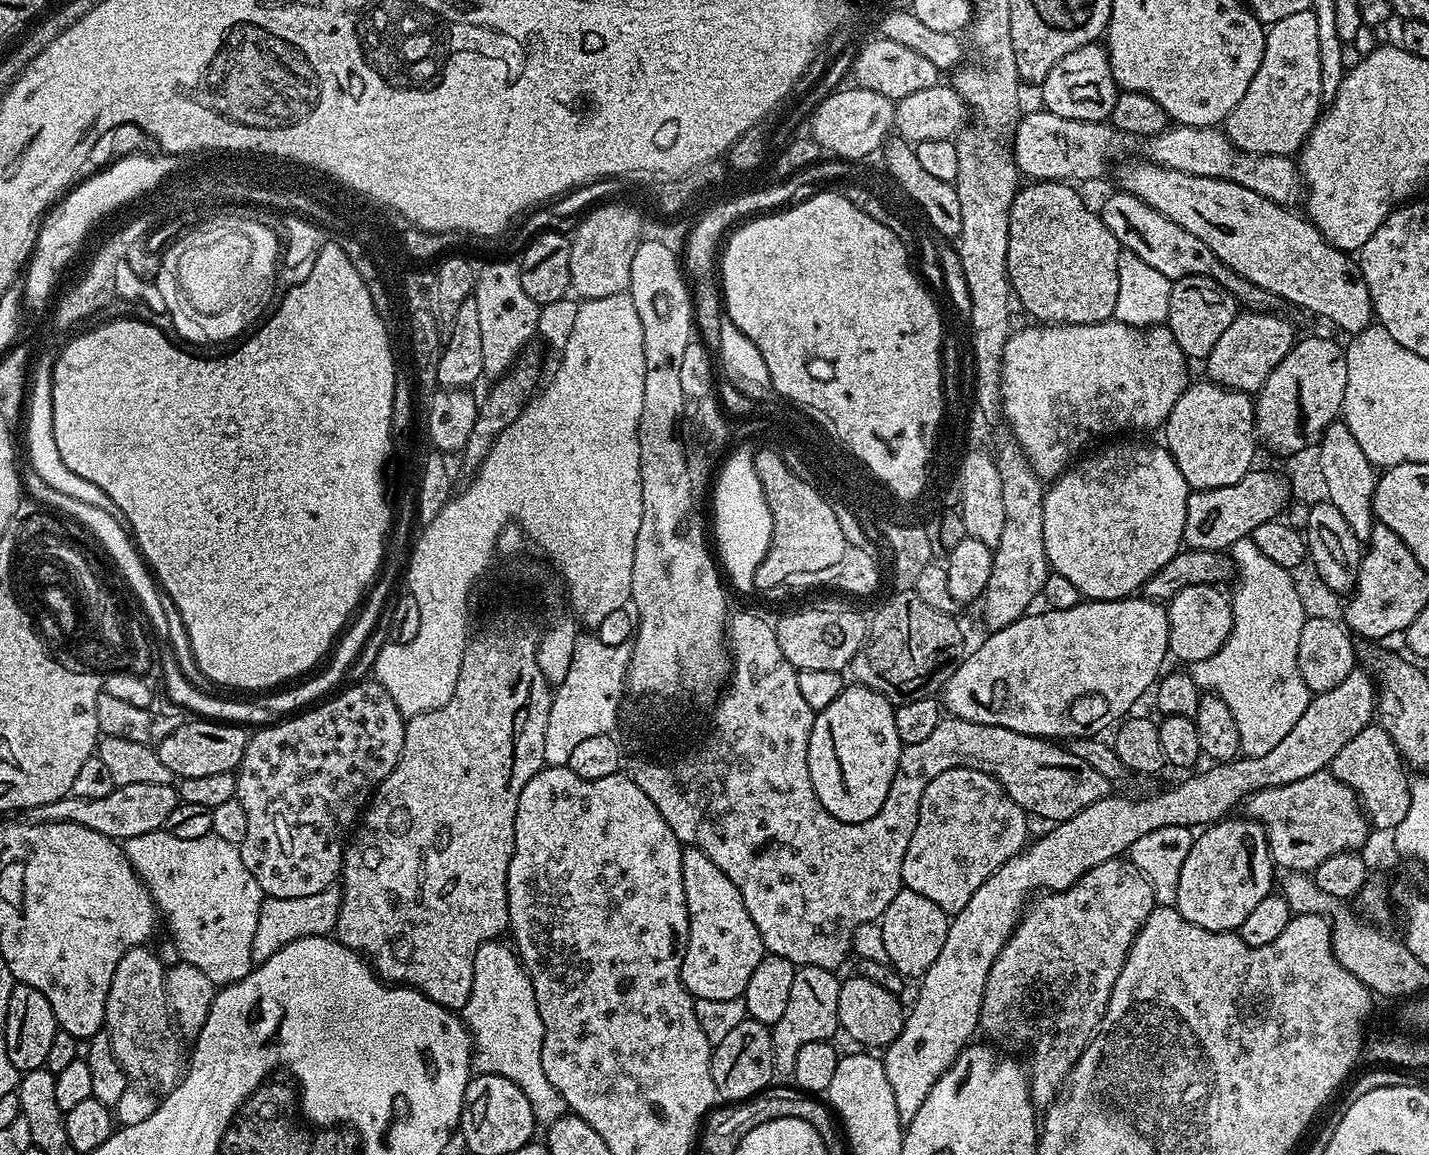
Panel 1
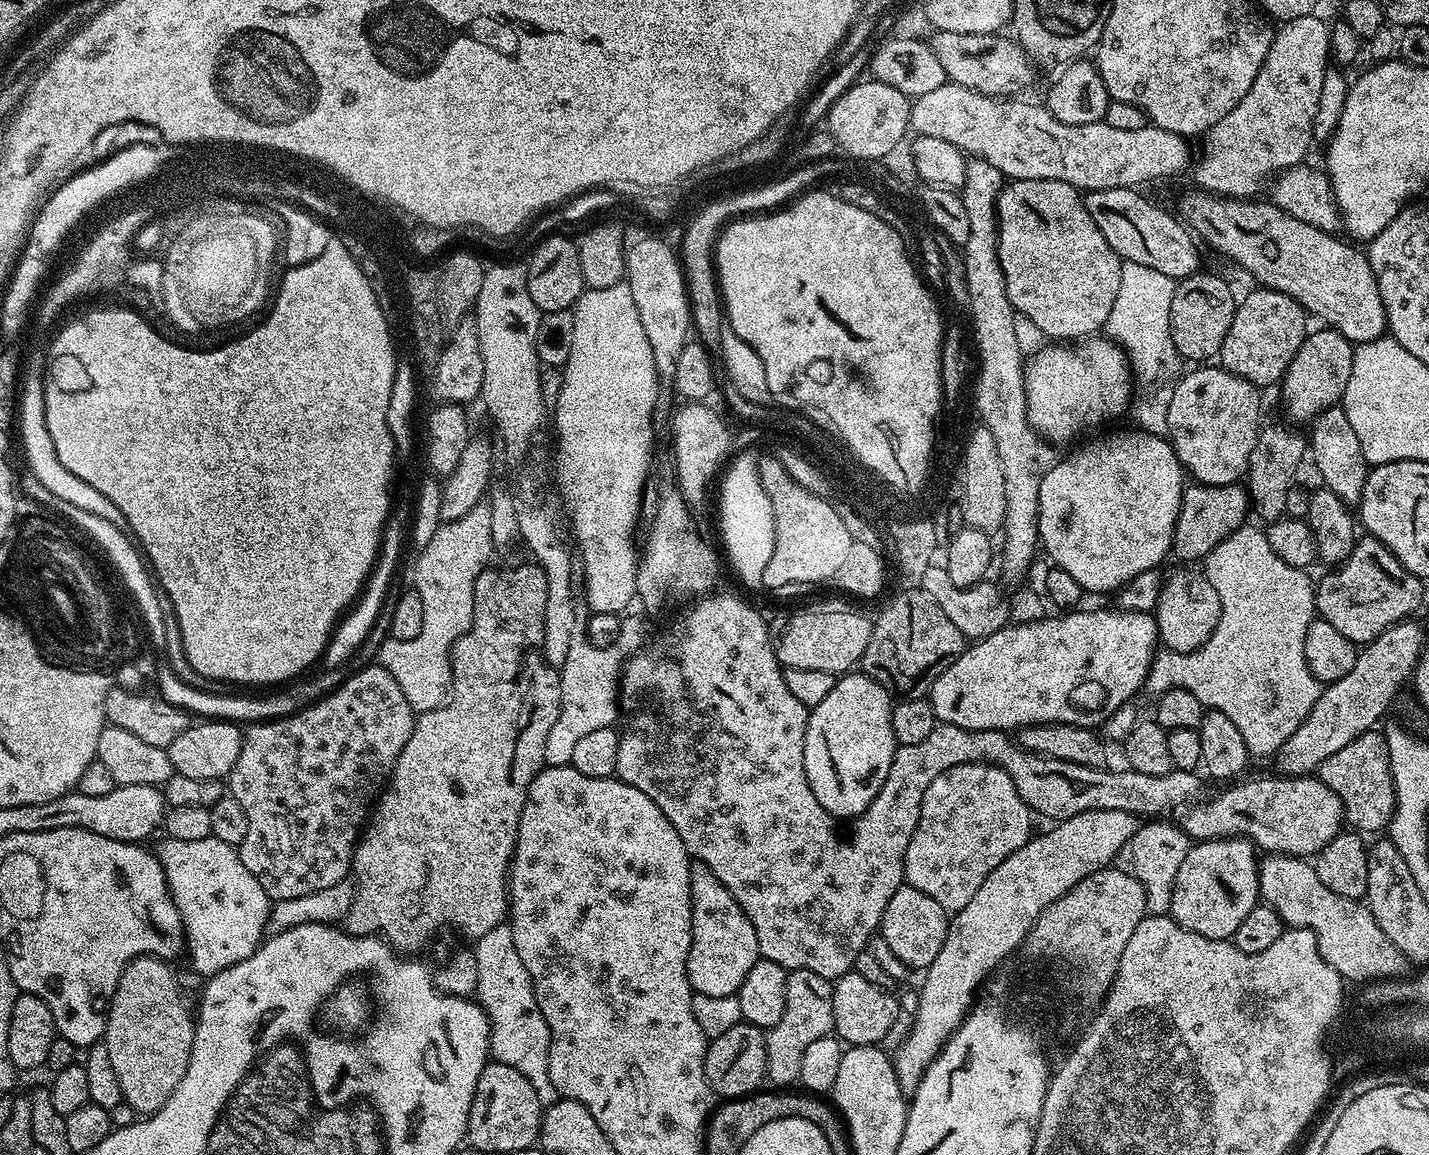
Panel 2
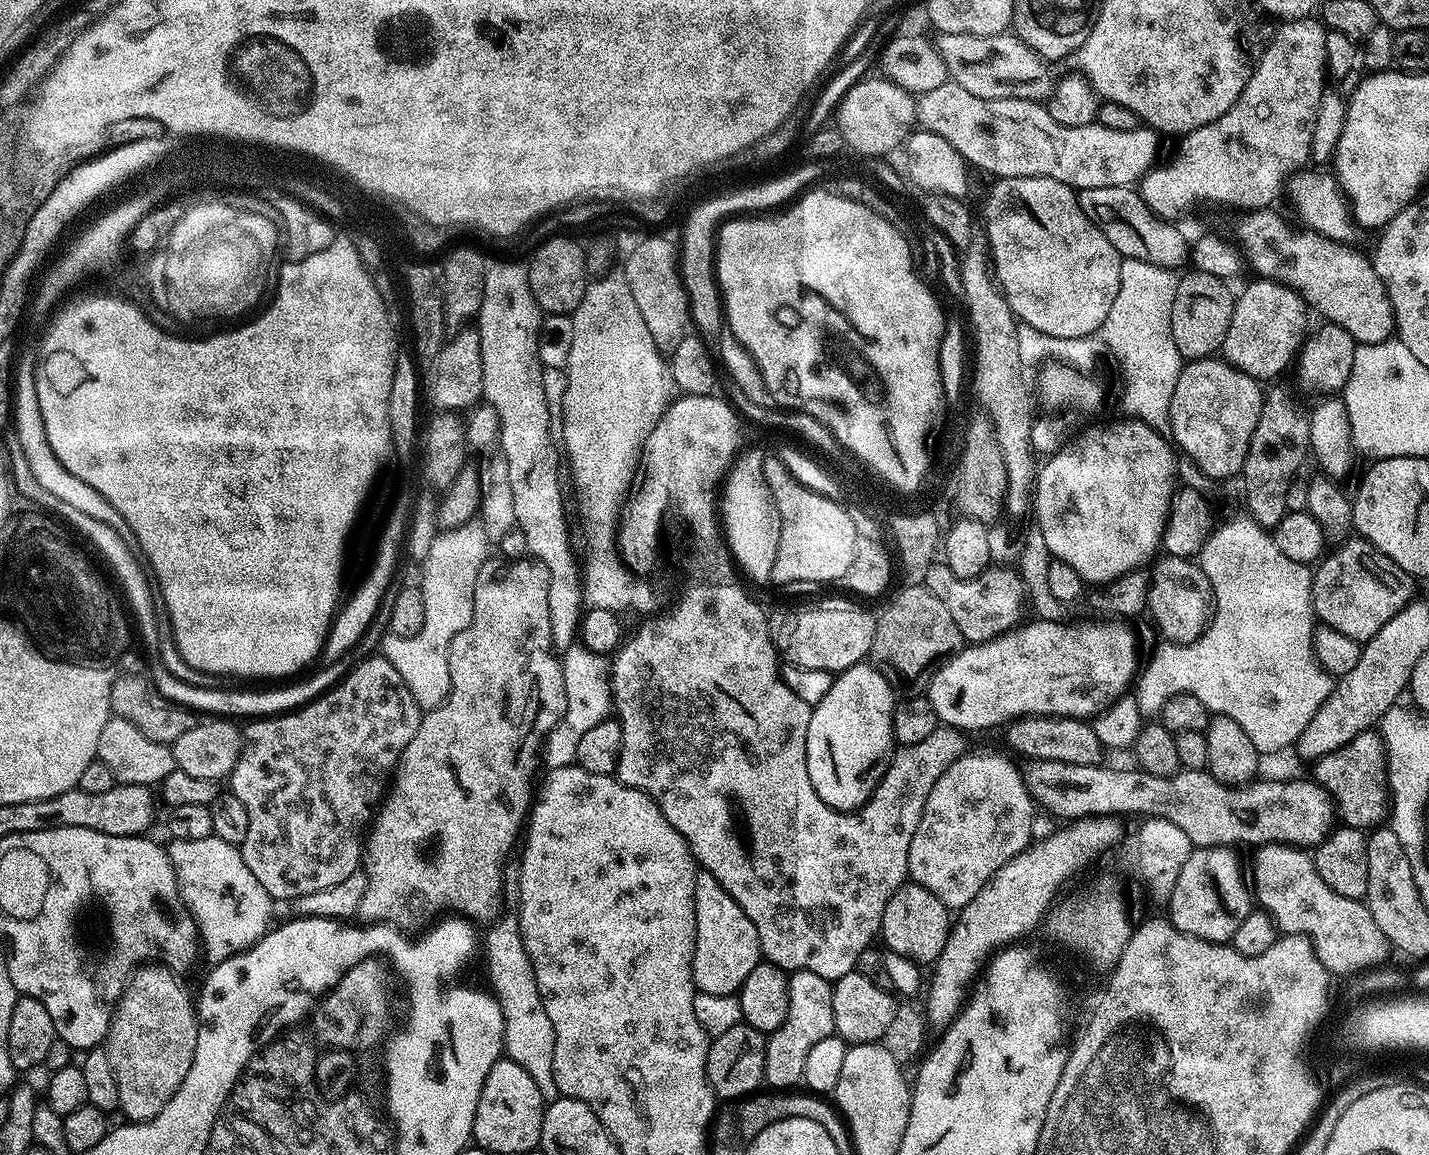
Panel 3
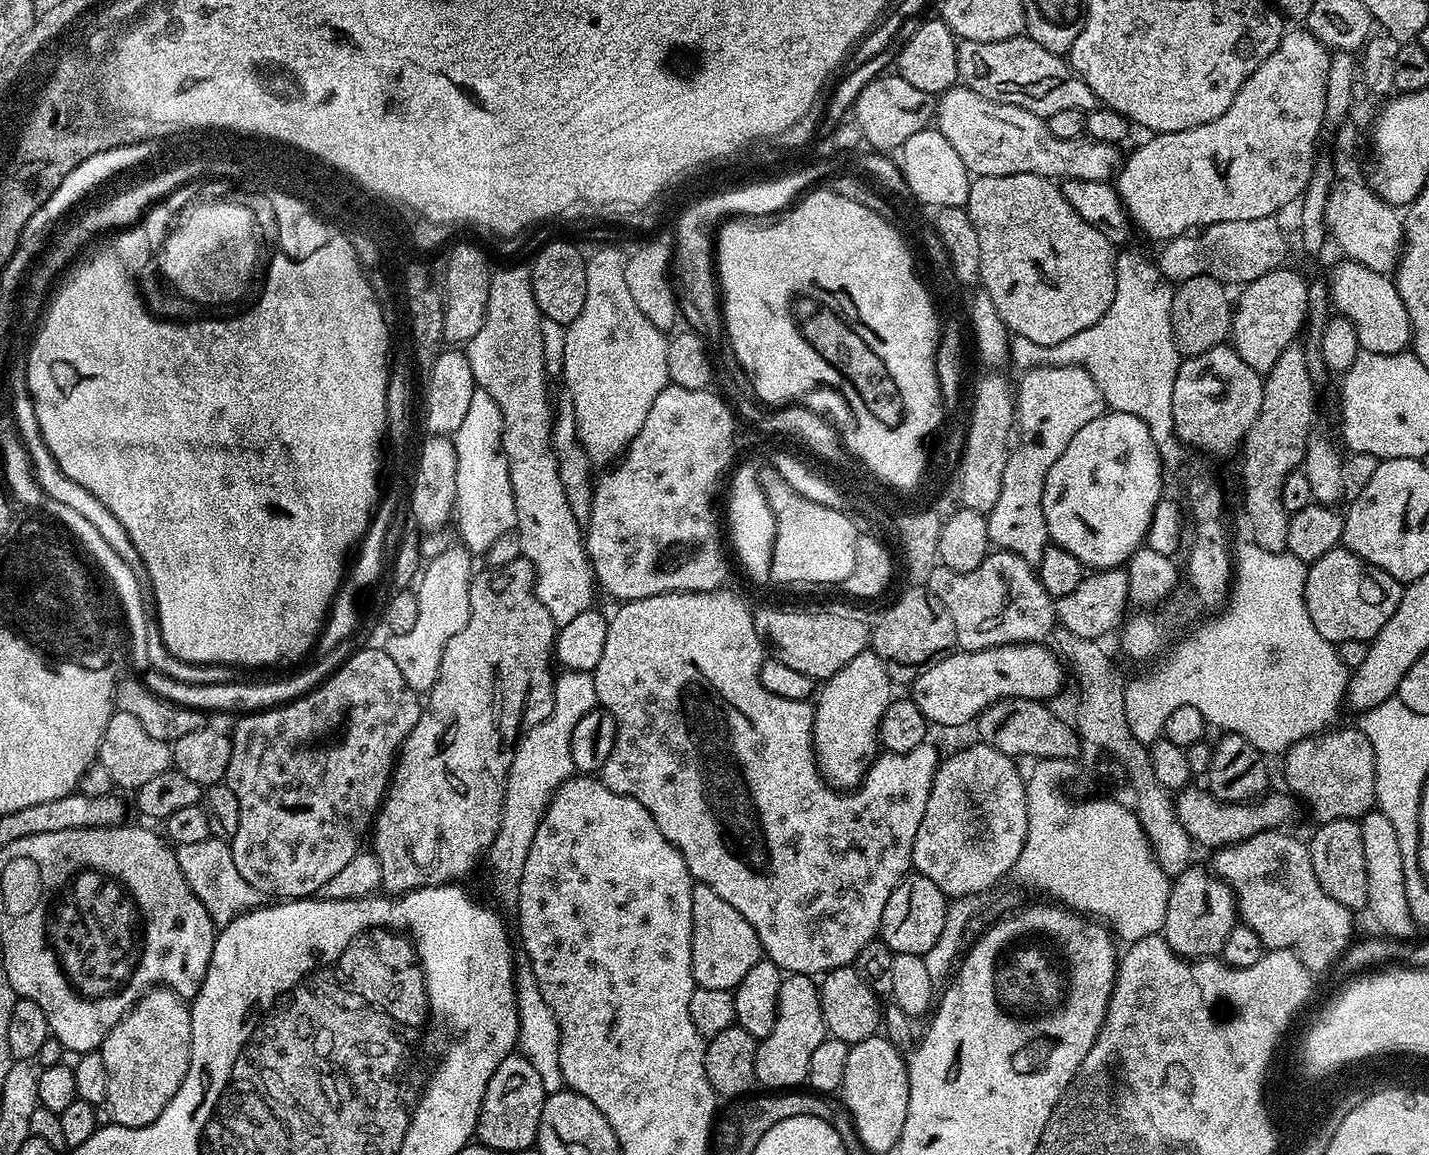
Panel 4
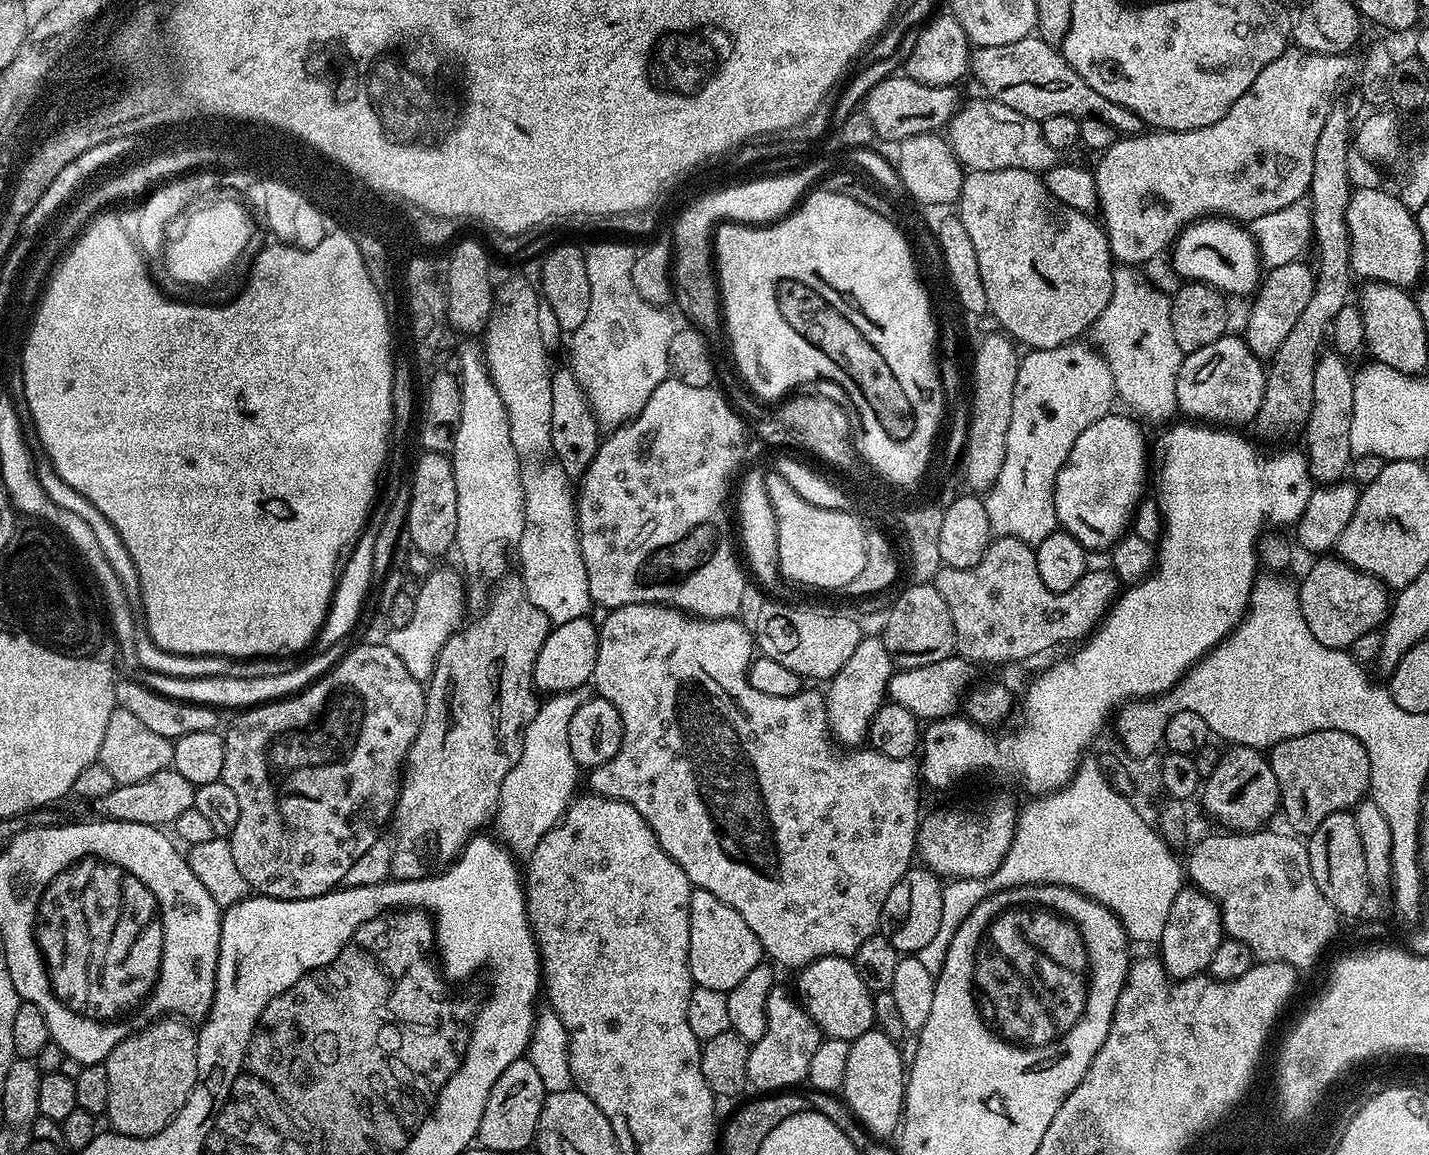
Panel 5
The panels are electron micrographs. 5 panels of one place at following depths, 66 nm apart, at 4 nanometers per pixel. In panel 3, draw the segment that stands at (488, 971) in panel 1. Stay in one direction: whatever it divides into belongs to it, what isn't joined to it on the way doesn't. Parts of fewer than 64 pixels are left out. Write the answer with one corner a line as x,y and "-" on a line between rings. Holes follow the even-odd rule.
516,862
505,863
502,877
502,908
500,915
491,921
488,938
483,939
482,948
488,951
488,964
492,967
491,989
504,1015
504,1052
507,1059
518,1062
530,1078
542,1090
542,1098
546,1102
557,1099
558,1093
554,1082
554,1026
550,1026
550,1018
546,1014
546,1006
542,1006
542,998
538,994
538,982
534,978
534,970
530,966
530,958
526,954
526,946
522,942
520,929
520,866

